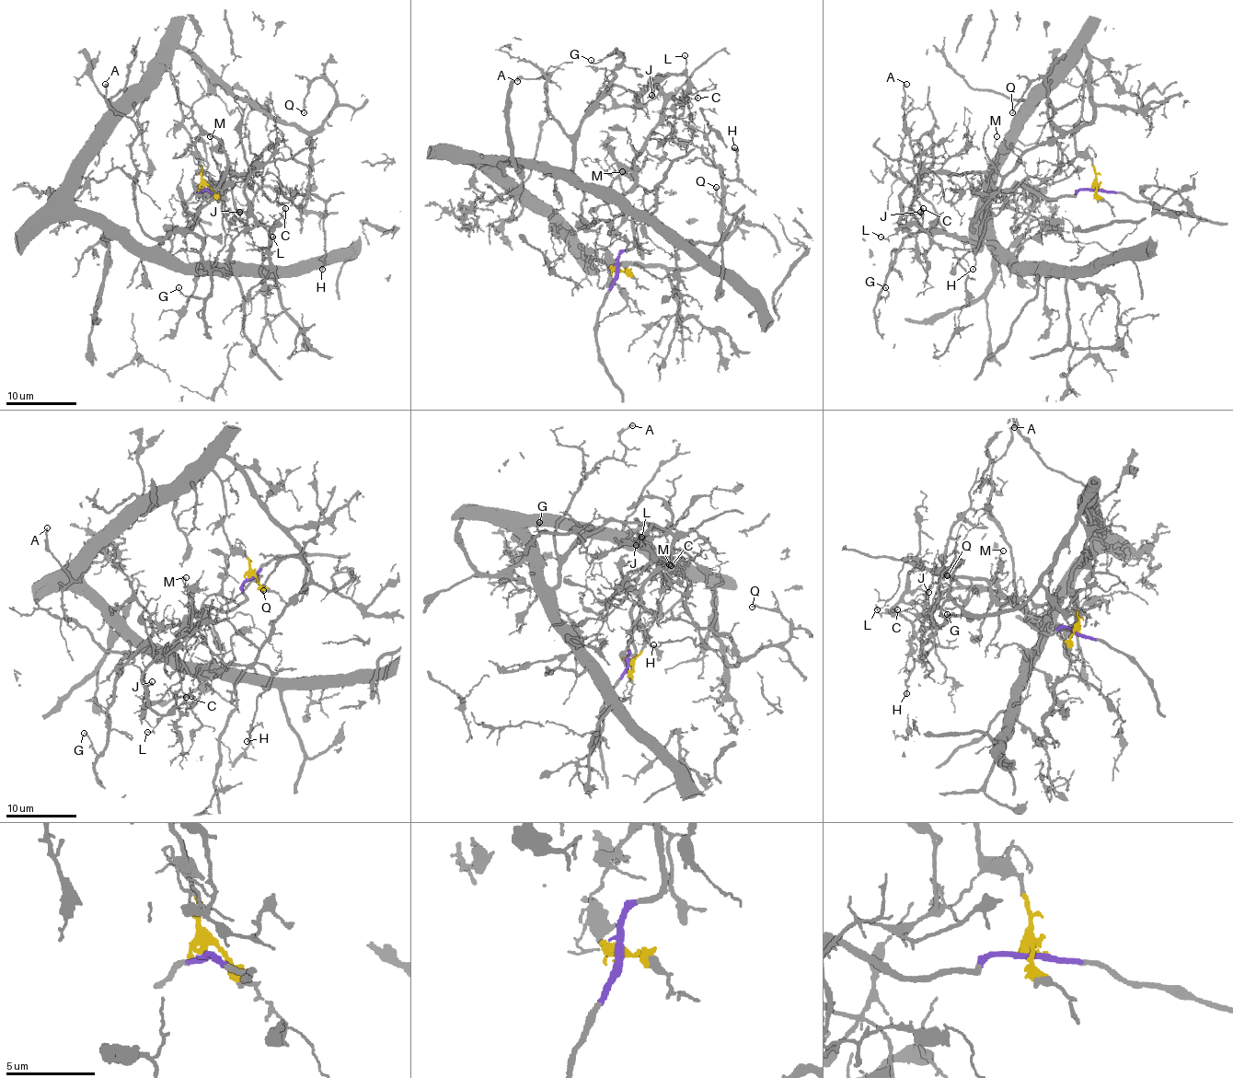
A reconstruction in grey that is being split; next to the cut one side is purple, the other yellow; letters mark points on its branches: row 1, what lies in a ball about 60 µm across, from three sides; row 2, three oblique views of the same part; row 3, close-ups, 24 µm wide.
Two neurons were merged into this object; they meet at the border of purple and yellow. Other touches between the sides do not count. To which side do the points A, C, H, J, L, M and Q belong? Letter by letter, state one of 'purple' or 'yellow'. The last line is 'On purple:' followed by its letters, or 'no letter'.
A: yellow
C: purple
H: yellow
J: purple
L: purple
M: purple
Q: yellow
On purple: C, J, L, M

